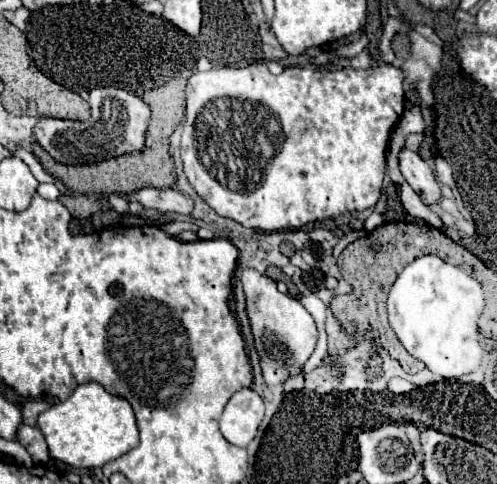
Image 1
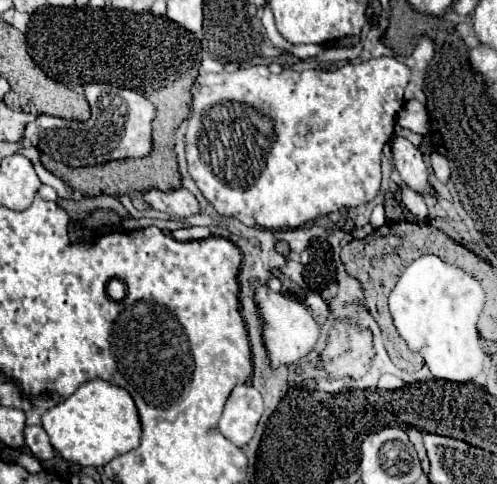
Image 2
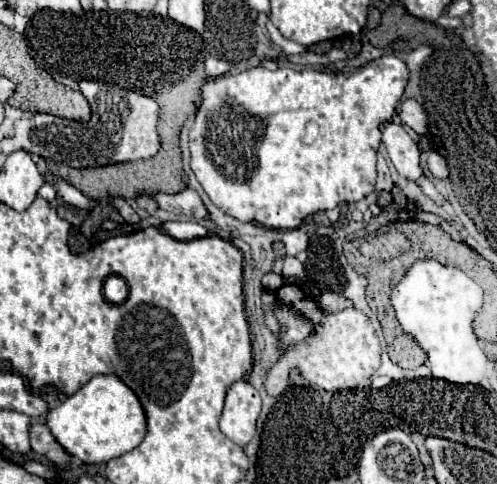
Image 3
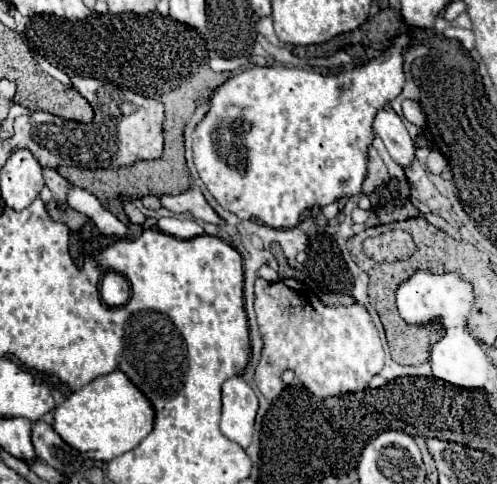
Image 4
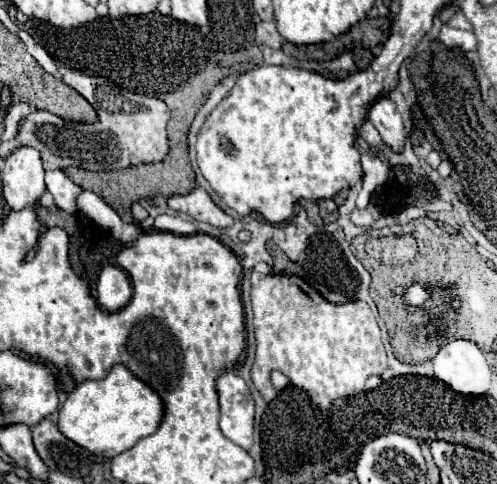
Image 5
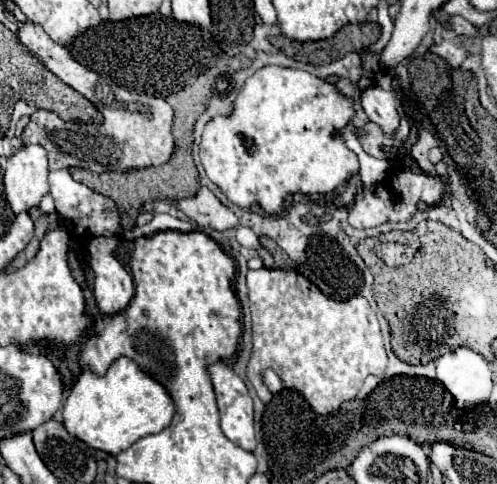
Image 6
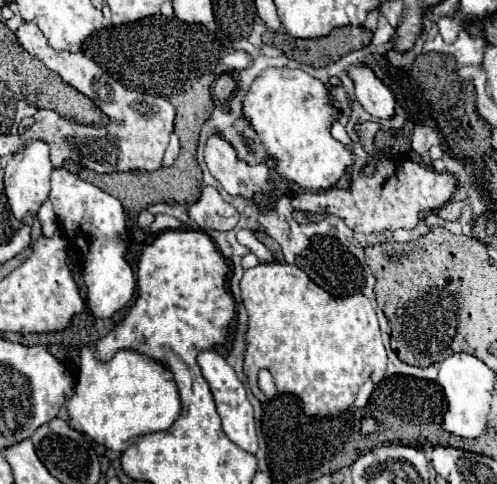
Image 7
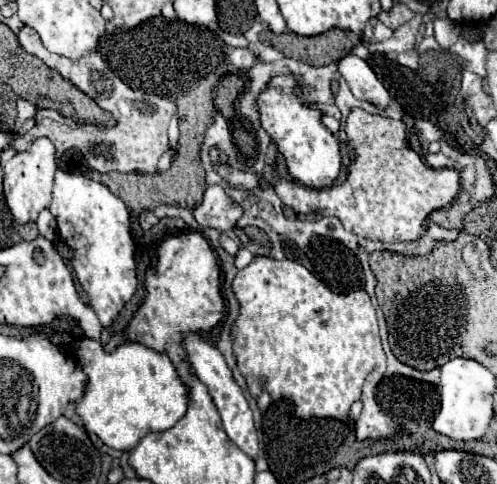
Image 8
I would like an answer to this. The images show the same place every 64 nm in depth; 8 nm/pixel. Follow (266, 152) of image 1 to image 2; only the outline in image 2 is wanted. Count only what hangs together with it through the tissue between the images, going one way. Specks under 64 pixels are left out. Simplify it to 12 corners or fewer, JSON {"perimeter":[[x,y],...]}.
{"perimeter":[[410,70],[198,74],[188,172],[266,230],[368,204]]}

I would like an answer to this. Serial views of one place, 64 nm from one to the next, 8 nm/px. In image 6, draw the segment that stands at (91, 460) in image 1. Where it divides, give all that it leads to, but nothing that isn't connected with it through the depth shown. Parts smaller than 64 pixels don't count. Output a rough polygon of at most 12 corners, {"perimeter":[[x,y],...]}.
{"perimeter":[[124,356],[82,372],[70,436],[112,456],[164,430],[174,404]]}

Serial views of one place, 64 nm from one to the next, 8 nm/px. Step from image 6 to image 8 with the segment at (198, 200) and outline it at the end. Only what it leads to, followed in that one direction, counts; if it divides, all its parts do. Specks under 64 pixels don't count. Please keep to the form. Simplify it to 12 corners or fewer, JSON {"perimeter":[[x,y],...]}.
{"perimeter":[[208,186],[192,210],[202,228],[236,228],[242,208],[222,186]]}

